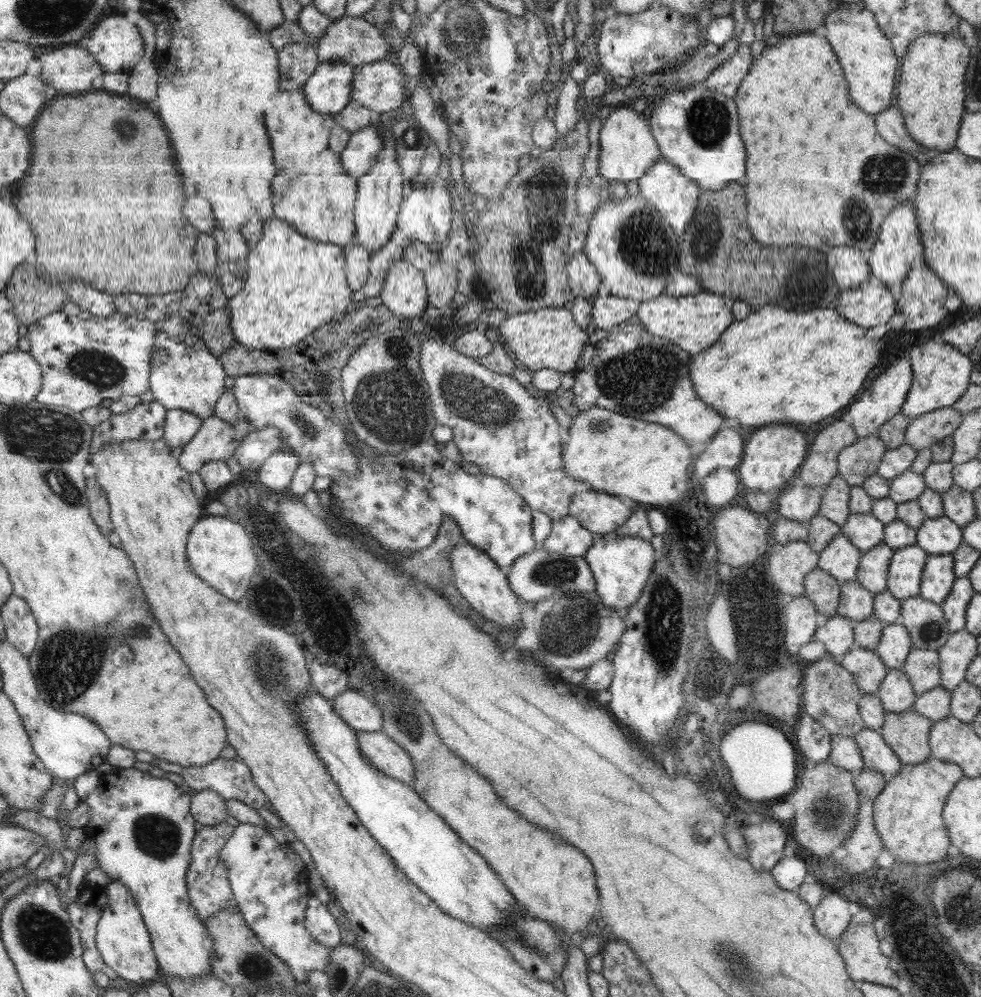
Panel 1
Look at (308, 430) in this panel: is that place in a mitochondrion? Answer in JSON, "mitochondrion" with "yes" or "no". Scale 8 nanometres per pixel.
{"mitochondrion":"yes"}

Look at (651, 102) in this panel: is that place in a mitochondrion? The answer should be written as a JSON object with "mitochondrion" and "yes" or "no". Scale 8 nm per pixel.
{"mitochondrion":"no"}

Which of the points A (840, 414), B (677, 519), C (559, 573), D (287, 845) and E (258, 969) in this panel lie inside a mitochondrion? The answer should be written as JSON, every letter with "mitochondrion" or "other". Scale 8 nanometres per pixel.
{"A":"other","B":"other","C":"mitochondrion","D":"other","E":"mitochondrion"}

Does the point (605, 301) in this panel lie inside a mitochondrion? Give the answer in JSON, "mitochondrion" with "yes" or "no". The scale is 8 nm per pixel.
{"mitochondrion":"no"}

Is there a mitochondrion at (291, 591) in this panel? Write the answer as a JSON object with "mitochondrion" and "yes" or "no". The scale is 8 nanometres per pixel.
{"mitochondrion":"no"}

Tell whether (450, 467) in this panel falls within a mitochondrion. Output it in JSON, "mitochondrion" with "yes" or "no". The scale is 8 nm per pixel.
{"mitochondrion":"no"}

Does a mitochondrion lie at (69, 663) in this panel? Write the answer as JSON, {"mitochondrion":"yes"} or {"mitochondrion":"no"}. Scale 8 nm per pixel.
{"mitochondrion":"yes"}

